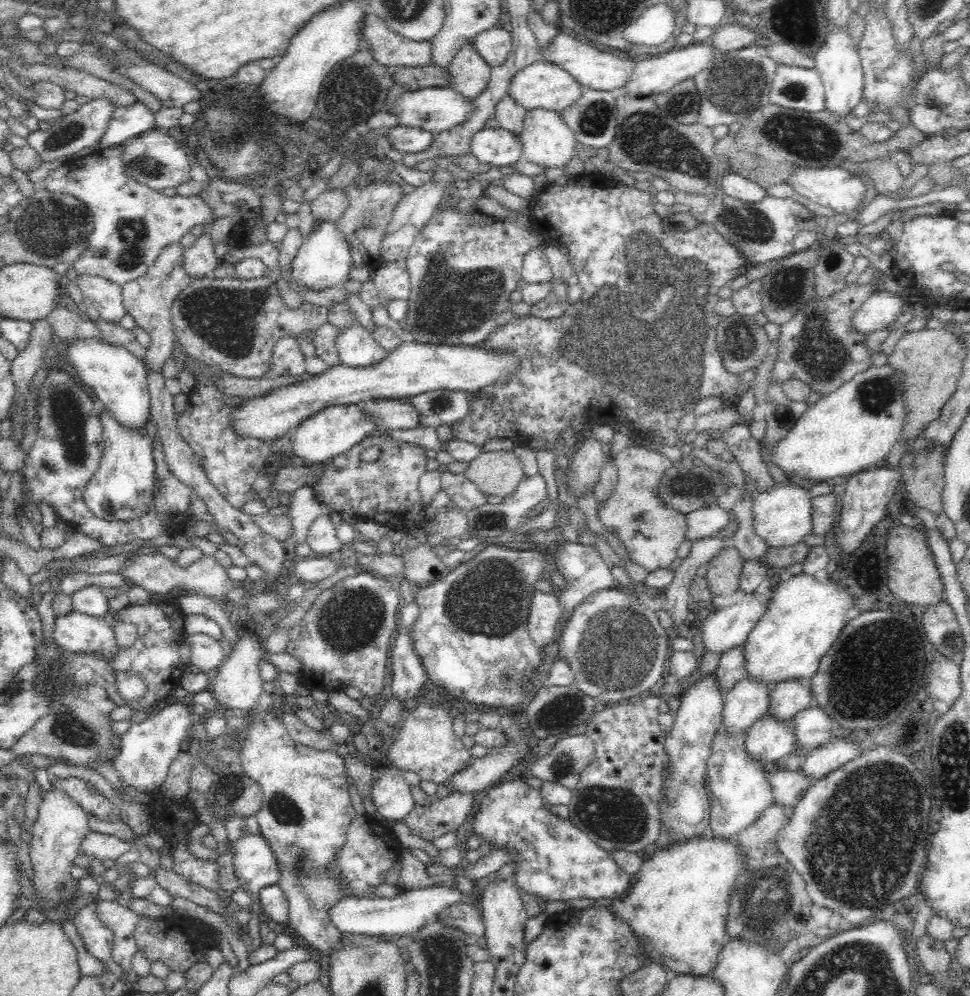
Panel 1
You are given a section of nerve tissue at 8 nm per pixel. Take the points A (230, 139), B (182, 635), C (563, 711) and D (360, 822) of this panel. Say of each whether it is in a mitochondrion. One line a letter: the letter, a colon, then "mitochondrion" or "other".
A: mitochondrion
B: other
C: mitochondrion
D: other

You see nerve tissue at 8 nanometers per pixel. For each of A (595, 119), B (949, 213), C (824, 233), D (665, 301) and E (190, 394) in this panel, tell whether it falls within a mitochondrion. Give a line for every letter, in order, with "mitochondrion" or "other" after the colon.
A: mitochondrion
B: other
C: other
D: mitochondrion
E: other

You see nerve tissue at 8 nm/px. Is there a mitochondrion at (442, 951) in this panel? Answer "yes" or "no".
yes

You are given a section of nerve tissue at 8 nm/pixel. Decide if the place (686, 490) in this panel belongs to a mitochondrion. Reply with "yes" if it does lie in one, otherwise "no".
yes

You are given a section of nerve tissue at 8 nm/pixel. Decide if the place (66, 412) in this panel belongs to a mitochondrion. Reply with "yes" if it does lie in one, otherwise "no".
yes

